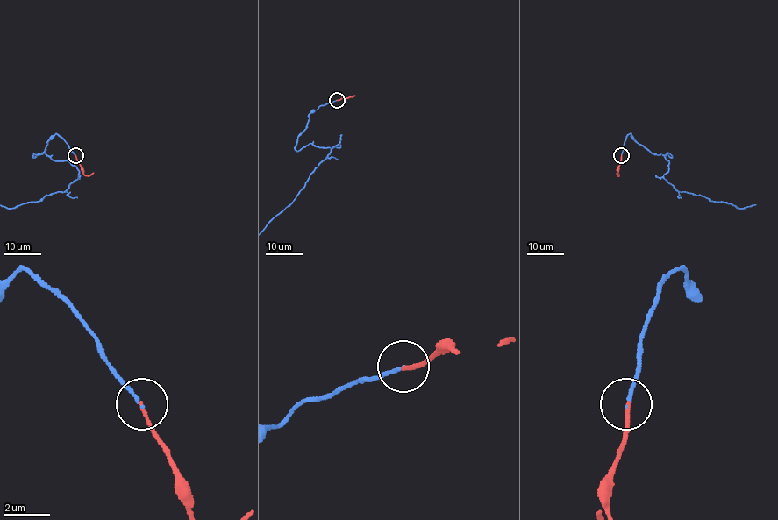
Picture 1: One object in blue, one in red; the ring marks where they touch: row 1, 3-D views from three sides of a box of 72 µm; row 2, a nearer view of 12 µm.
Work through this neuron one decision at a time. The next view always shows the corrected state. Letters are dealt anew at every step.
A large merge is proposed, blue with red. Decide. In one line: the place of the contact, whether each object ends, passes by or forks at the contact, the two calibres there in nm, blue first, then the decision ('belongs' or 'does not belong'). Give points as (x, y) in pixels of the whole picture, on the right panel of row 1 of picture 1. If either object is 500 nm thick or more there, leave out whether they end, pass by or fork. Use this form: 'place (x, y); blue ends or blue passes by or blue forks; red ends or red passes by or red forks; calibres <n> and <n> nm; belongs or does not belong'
place (621, 155); blue ends; red ends; calibres 120 and 140 nm; belongs

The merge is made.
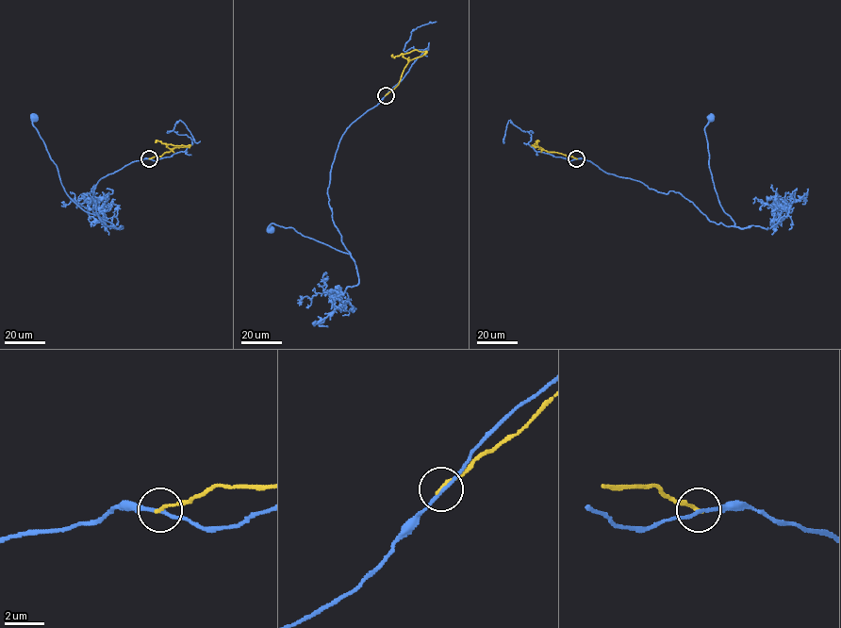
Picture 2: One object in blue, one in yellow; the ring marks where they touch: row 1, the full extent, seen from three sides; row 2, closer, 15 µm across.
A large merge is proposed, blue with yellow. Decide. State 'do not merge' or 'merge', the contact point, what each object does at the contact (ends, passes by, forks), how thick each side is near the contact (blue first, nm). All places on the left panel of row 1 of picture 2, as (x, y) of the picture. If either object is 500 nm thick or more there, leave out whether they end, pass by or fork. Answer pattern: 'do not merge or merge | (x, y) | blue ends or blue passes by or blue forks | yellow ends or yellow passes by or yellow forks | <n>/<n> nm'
do not merge | (149, 158) | blue passes by | yellow ends | 140/170 nm

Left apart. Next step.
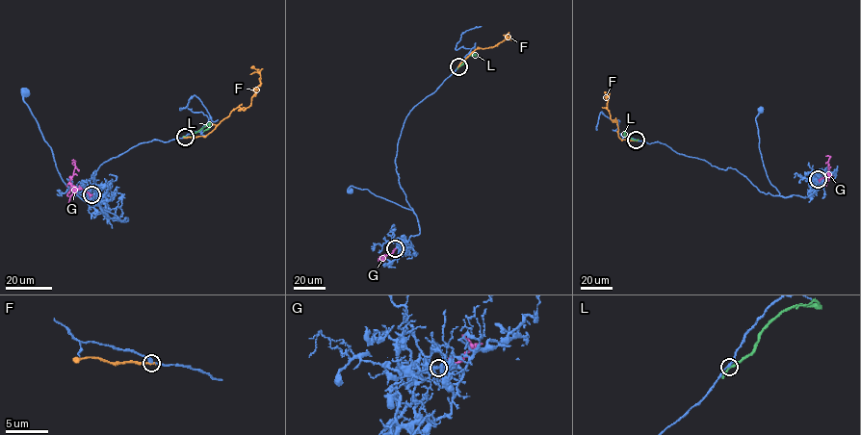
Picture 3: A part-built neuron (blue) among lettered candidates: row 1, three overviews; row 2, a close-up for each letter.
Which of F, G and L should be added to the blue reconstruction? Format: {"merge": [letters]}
{"merge": ["G"]}

